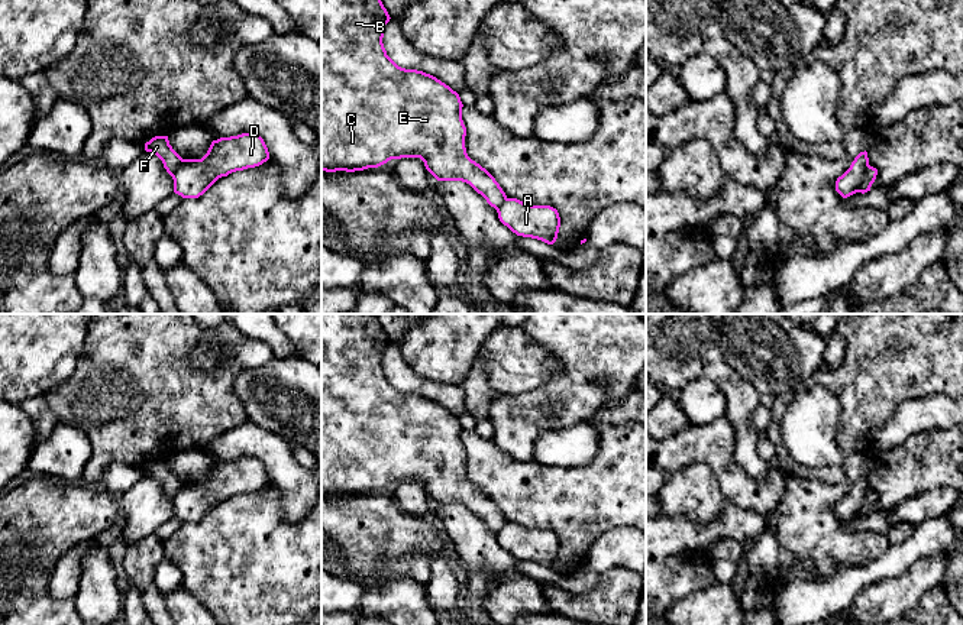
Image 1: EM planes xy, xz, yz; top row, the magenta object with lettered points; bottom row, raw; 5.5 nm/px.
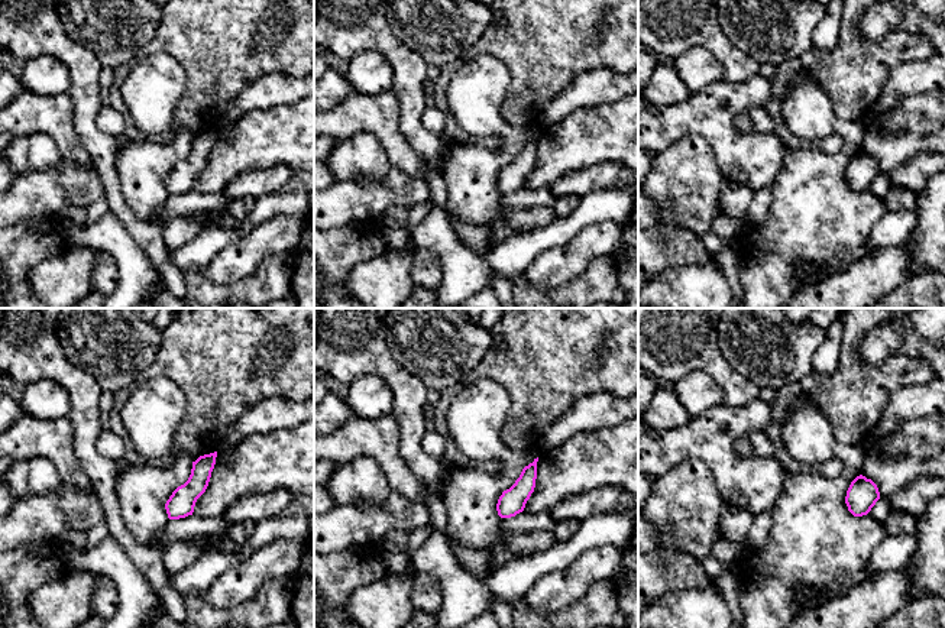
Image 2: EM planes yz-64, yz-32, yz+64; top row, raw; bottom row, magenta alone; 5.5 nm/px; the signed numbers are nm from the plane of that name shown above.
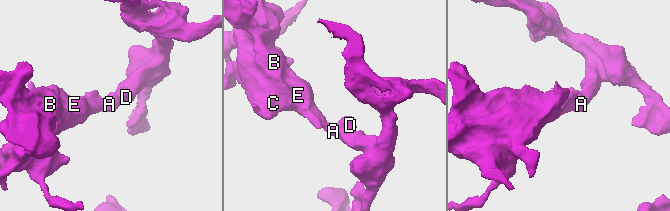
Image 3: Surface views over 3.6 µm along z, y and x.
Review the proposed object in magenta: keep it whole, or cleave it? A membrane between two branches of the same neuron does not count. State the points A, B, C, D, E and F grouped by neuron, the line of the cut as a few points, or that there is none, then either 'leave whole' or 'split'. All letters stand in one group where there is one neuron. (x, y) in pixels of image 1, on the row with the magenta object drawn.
A D / B C E F; cut in yz along (869, 165), (859, 178), (856, 191); split

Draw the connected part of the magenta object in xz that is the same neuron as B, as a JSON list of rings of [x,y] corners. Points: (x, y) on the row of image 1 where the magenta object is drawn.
[[[321,0],[321,171],[355,172],[391,159],[420,158],[437,181],[466,182],[497,210],[507,195],[466,153],[459,94],[430,74],[398,67],[387,55],[382,38],[390,19],[381,0]]]

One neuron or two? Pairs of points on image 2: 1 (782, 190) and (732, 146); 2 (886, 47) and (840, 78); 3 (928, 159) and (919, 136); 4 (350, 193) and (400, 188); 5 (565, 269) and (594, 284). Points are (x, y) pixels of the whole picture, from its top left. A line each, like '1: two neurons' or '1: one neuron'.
1: two neurons
2: one neuron
3: two neurons
4: one neuron
5: two neurons

